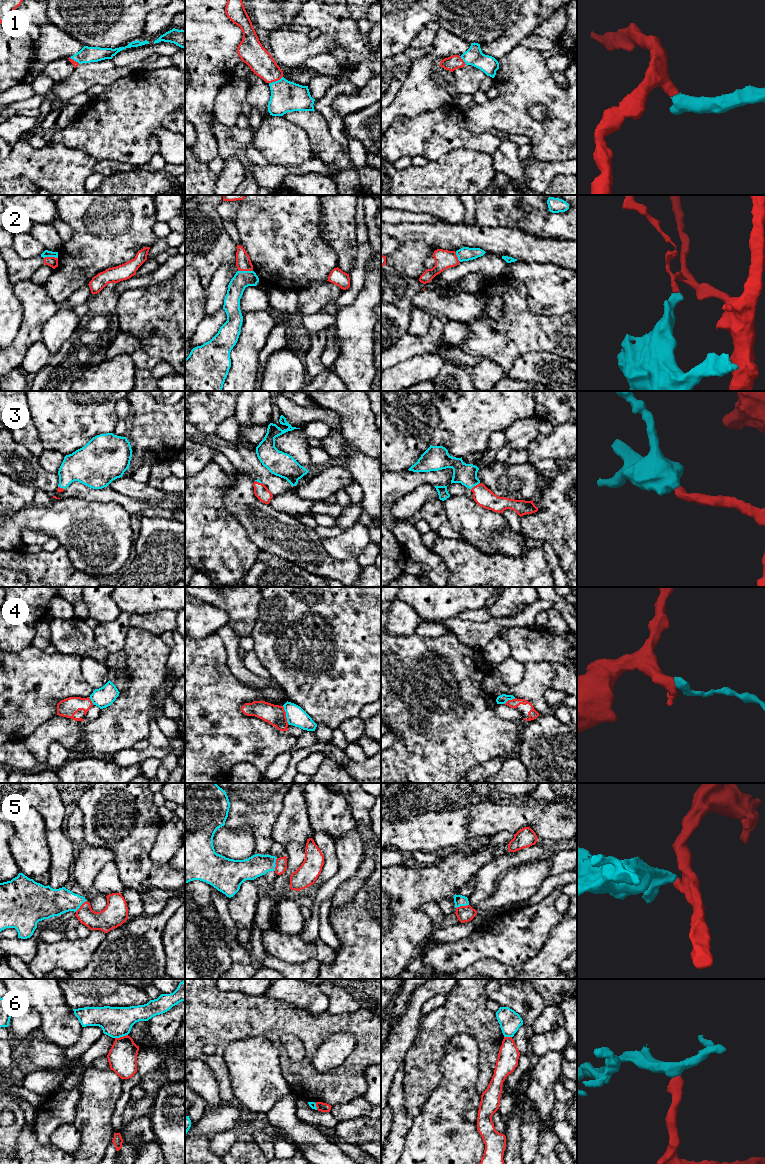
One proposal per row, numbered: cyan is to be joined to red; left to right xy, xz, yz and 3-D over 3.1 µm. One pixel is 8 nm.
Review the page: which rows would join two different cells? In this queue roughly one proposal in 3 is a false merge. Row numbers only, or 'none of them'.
2, 4, 6

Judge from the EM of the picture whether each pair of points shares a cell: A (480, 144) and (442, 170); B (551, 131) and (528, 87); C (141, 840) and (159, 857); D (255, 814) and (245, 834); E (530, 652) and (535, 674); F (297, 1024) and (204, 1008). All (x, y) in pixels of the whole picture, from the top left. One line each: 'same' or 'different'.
A: different
B: same
C: different
D: different
E: different
F: same

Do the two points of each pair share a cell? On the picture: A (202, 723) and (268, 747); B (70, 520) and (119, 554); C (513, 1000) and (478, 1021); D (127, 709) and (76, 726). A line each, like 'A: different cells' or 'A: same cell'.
A: same cell
B: same cell
C: different cells
D: different cells

